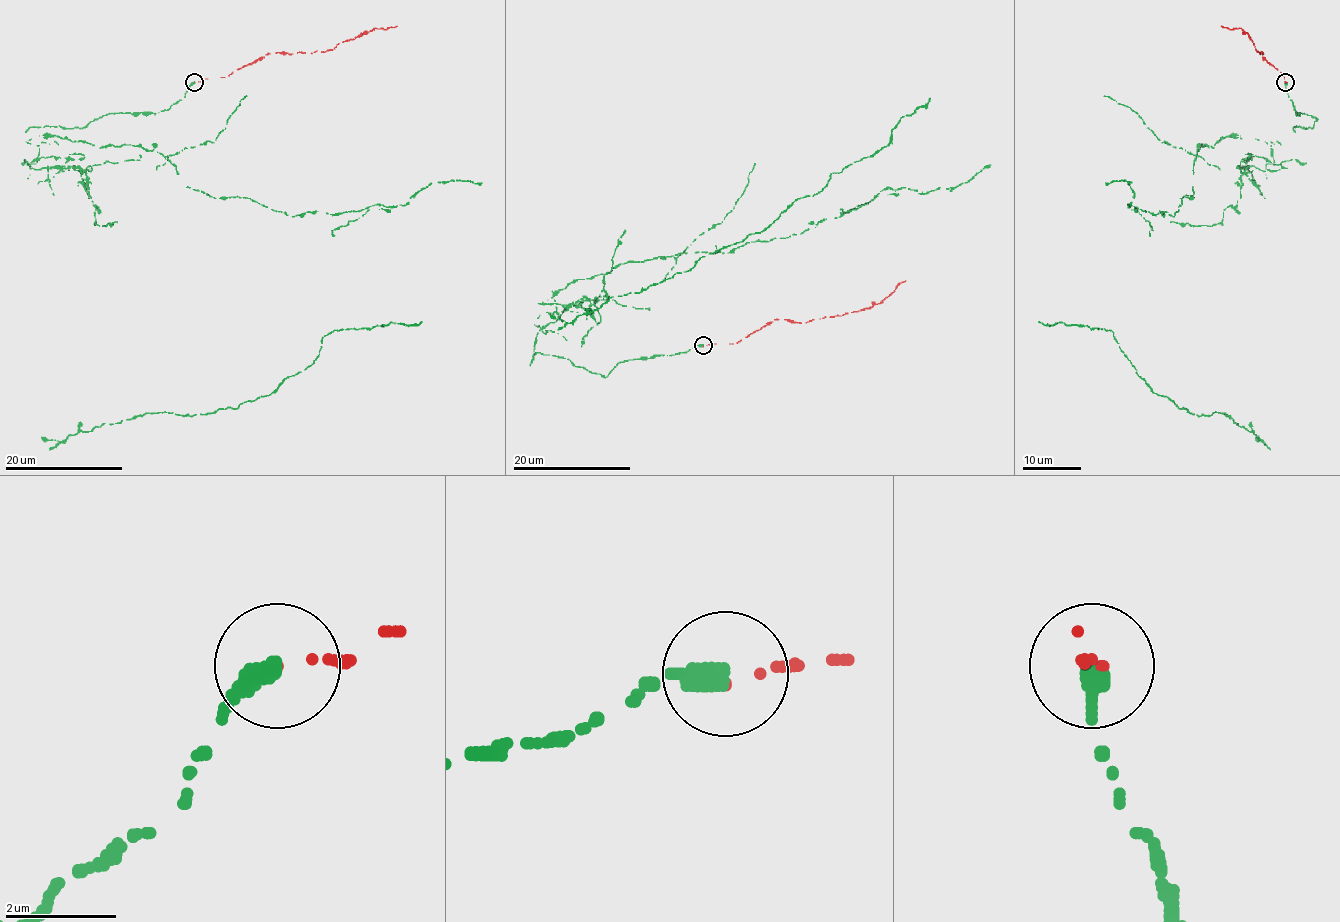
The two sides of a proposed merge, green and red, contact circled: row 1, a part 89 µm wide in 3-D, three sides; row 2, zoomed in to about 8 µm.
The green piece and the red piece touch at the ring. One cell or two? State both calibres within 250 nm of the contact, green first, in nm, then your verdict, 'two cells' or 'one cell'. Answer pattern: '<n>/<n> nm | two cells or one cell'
400/100 nm | two cells

